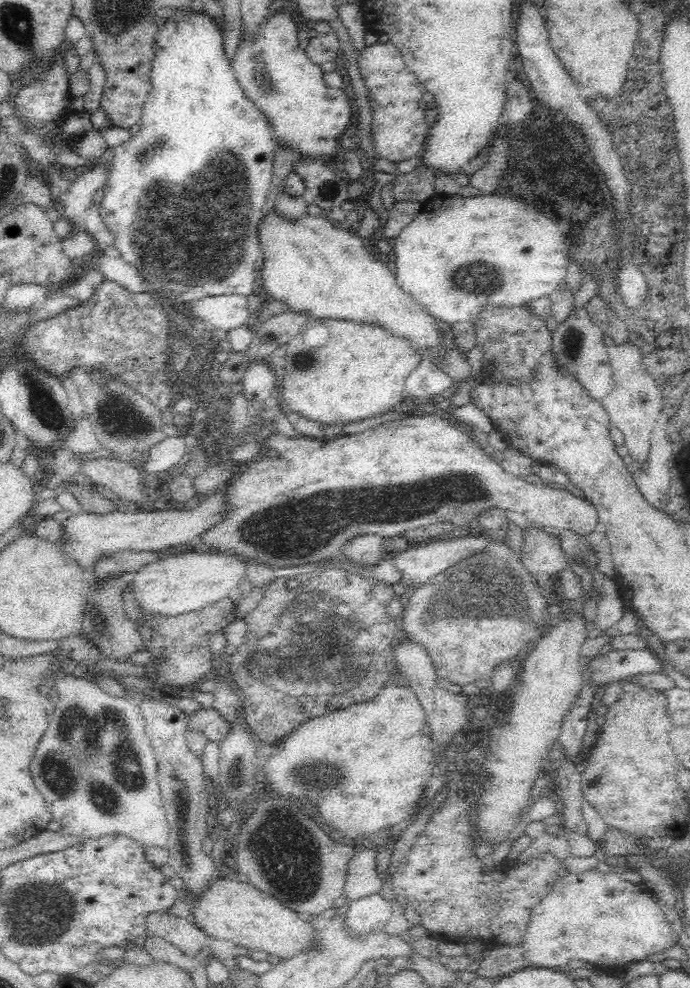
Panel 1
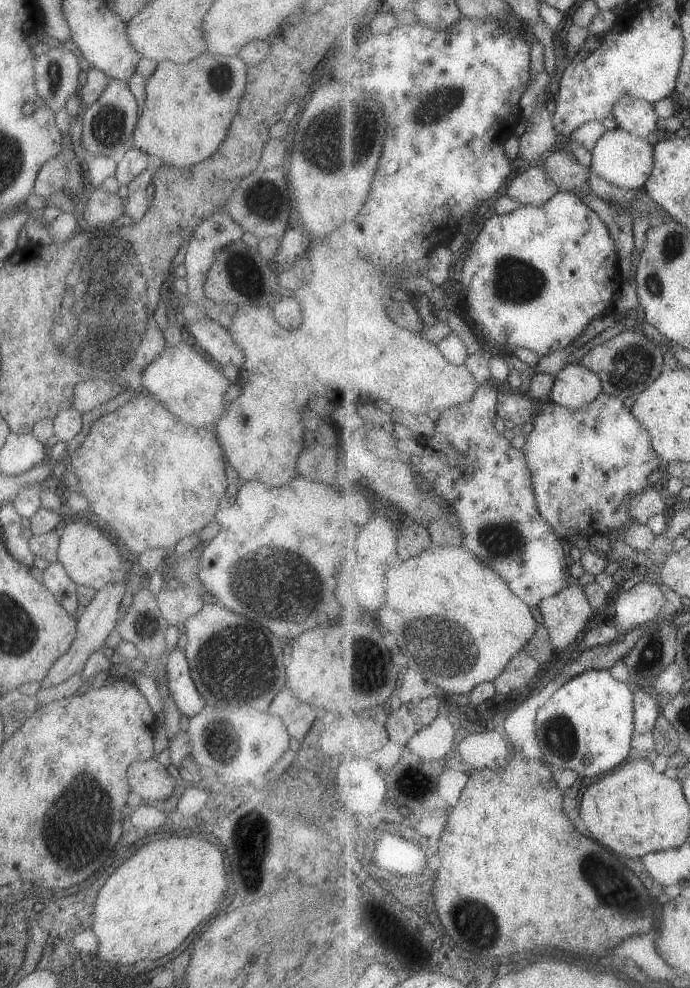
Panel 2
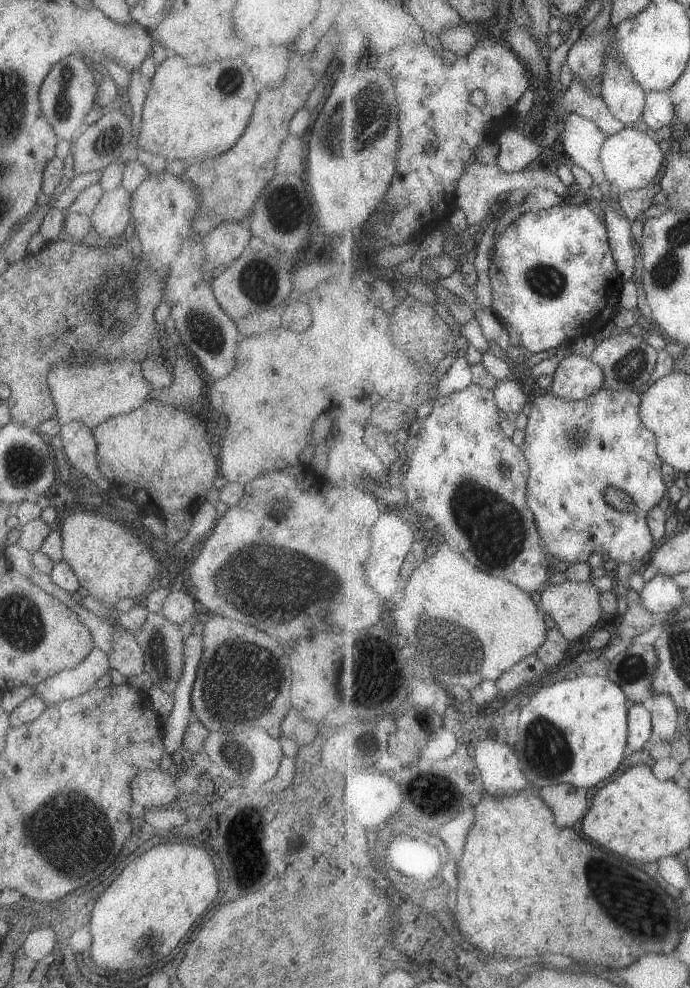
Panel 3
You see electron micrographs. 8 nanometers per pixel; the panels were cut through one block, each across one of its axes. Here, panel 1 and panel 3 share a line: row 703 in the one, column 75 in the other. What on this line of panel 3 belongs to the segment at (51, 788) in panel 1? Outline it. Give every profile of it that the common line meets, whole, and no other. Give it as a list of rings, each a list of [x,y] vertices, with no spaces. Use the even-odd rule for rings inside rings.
[[[76,55],[62,57],[51,66],[49,74],[41,82],[39,90],[39,108],[45,114],[45,120],[51,126],[58,140],[71,141],[82,131],[84,123],[82,118],[85,113],[95,109],[97,86],[93,86],[93,69],[88,69],[83,60]]]

